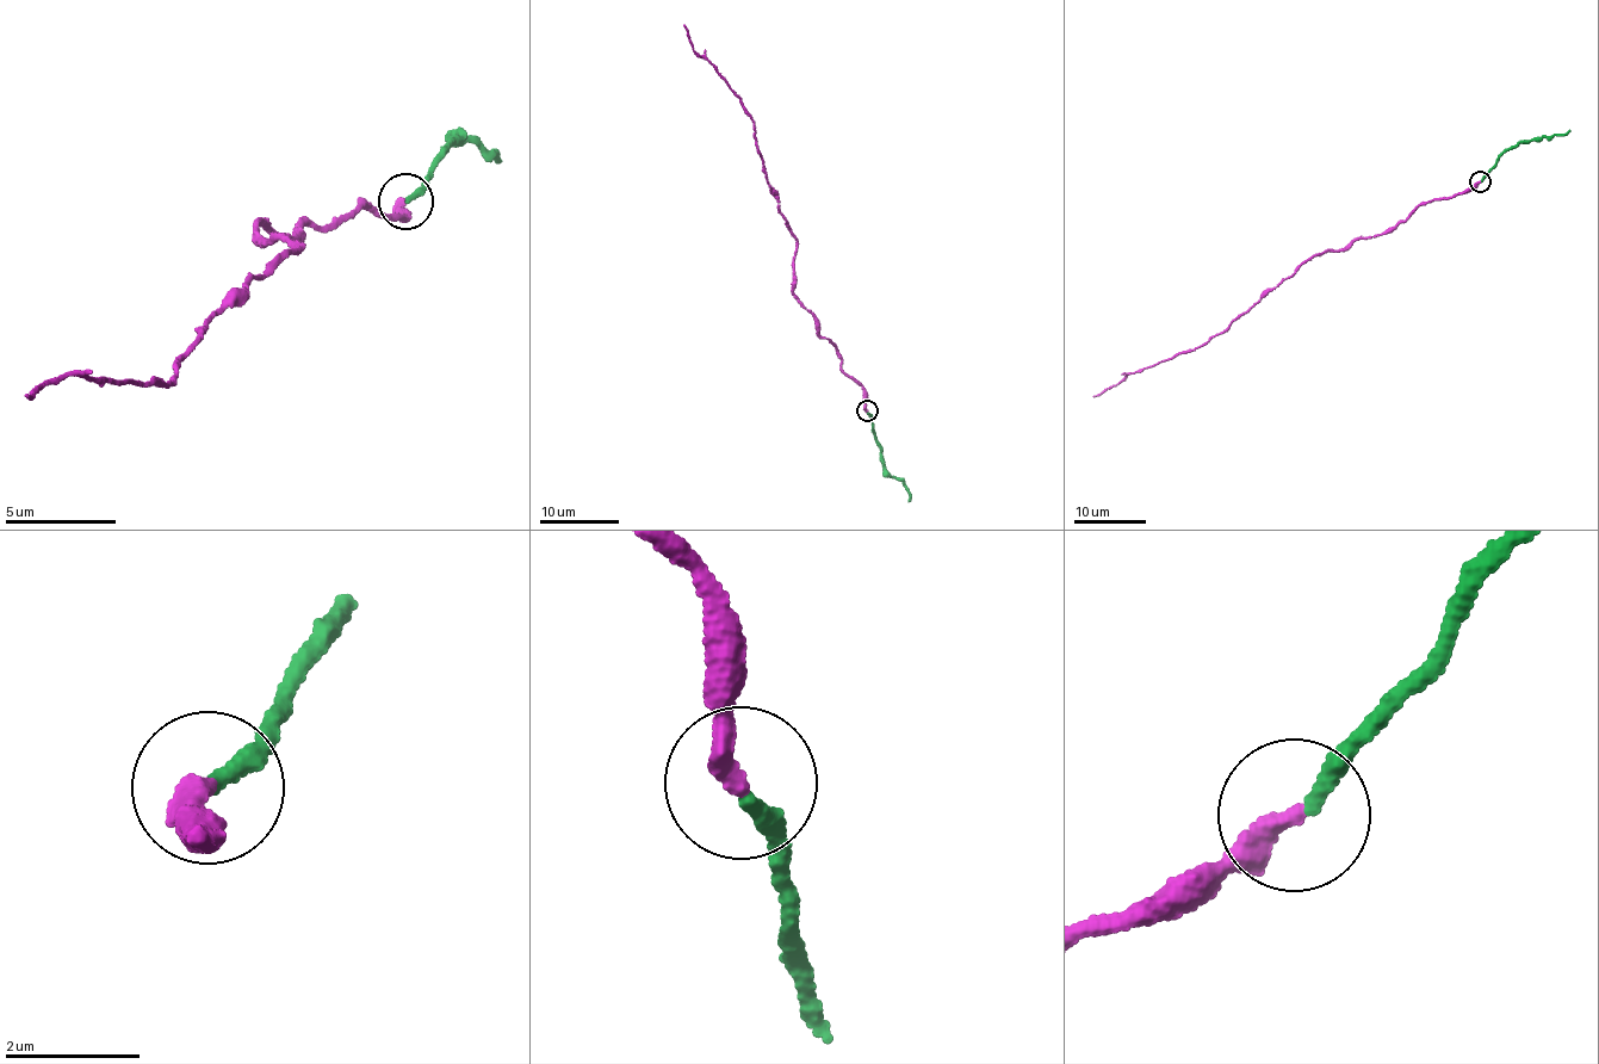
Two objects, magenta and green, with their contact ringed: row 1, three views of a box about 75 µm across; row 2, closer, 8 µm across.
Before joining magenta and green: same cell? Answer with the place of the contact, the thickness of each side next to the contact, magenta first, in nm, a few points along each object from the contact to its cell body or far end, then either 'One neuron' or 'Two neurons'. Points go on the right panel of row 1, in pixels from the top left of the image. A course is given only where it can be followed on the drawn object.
Place: (1480, 181). Thickness 360 nm (magenta) against 240 nm. Course of magenta: (1480, 181), (1458, 195), (1423, 203), (1382, 234), (1315, 254), (1195, 350), (1182, 351), (1092, 396). Course of green: (1481, 181), (1498, 159), (1518, 143), (1570, 129). One neuron

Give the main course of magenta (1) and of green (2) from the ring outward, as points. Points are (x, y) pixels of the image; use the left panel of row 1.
1: (404, 199), (290, 239), (262, 218), (301, 241), (168, 388), (25, 395)
2: (409, 200), (458, 134), (490, 155), (493, 149)

